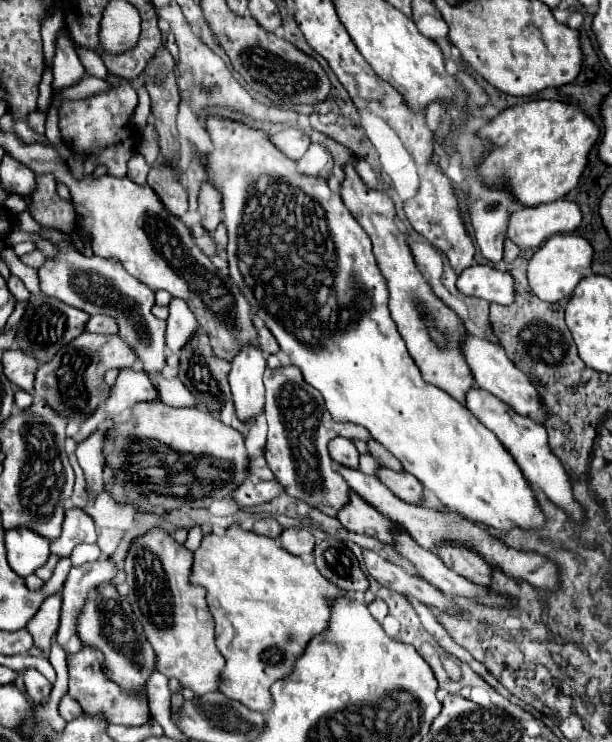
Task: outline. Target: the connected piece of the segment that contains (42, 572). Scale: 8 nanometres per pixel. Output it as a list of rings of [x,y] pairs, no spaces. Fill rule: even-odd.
[[[52,554],[48,560],[50,560],[50,562],[46,562],[44,566],[38,568],[35,572],[35,575],[38,576],[40,580],[44,580],[44,582],[48,582],[52,577],[56,567],[56,562],[58,562],[58,556],[56,556],[56,554]]]

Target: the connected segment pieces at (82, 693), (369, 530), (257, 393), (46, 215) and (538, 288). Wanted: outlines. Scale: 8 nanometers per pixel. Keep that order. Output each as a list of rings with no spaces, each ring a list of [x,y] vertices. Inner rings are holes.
[[[82,648],[78,654],[74,654],[68,660],[68,670],[70,670],[70,684],[68,684],[68,694],[84,708],[88,714],[104,714],[110,724],[122,724],[122,726],[140,726],[150,720],[150,710],[146,706],[146,700],[132,698],[124,694],[114,682],[110,682],[104,672],[102,672],[102,654],[92,648]]]
[[[350,490],[350,494],[348,494],[348,506],[342,506],[340,514],[336,514],[336,518],[350,532],[366,534],[366,536],[378,538],[380,542],[390,542],[390,544],[394,542],[392,522],[388,518],[384,518],[364,498],[360,498],[354,490]]]
[[[244,346],[232,362],[230,388],[240,422],[250,422],[264,410],[264,368],[266,360],[262,350],[254,346]]]
[[[52,174],[36,176],[36,188],[30,194],[30,200],[28,212],[38,224],[70,236],[76,232],[76,214],[72,202],[56,194],[56,180]]]
[[[556,234],[550,240],[546,240],[530,258],[526,270],[528,284],[540,300],[560,302],[562,298],[568,298],[572,294],[572,290],[582,278],[582,272],[588,270],[590,264],[592,264],[592,246],[582,236]]]

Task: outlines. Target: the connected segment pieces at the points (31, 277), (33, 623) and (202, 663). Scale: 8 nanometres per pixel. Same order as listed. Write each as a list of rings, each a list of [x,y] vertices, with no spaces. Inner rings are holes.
[[[12,248],[2,250],[2,258],[8,262],[10,272],[12,272],[12,274],[16,274],[32,294],[40,294],[38,274],[36,274],[36,270],[34,270],[34,268],[30,268],[30,266],[22,264],[22,262],[20,262],[20,258],[14,254],[14,250],[12,250]]]
[[[52,594],[50,598],[44,600],[44,604],[40,606],[40,610],[36,612],[36,616],[30,620],[30,624],[26,626],[26,630],[30,632],[34,646],[48,656],[50,654],[50,646],[52,646],[52,638],[60,626],[60,594]]]
[[[160,528],[150,530],[142,538],[134,540],[128,558],[126,558],[126,580],[130,586],[128,598],[132,604],[132,610],[136,618],[142,622],[148,642],[152,644],[156,658],[158,658],[158,672],[162,672],[168,678],[176,678],[184,688],[190,688],[196,696],[216,692],[220,684],[220,672],[224,666],[224,658],[216,648],[214,642],[214,620],[206,606],[206,592],[202,586],[196,586],[190,582],[192,574],[192,552],[184,546],[176,544],[174,536],[166,534]]]

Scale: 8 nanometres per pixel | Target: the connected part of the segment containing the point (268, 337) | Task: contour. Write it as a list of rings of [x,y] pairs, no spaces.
[[[266,326],[260,330],[260,338],[258,338],[258,340],[260,340],[260,348],[264,350],[266,356],[268,356],[268,354],[278,354],[278,350],[280,350],[280,348],[278,348],[278,342],[276,342],[274,336],[266,330]]]

